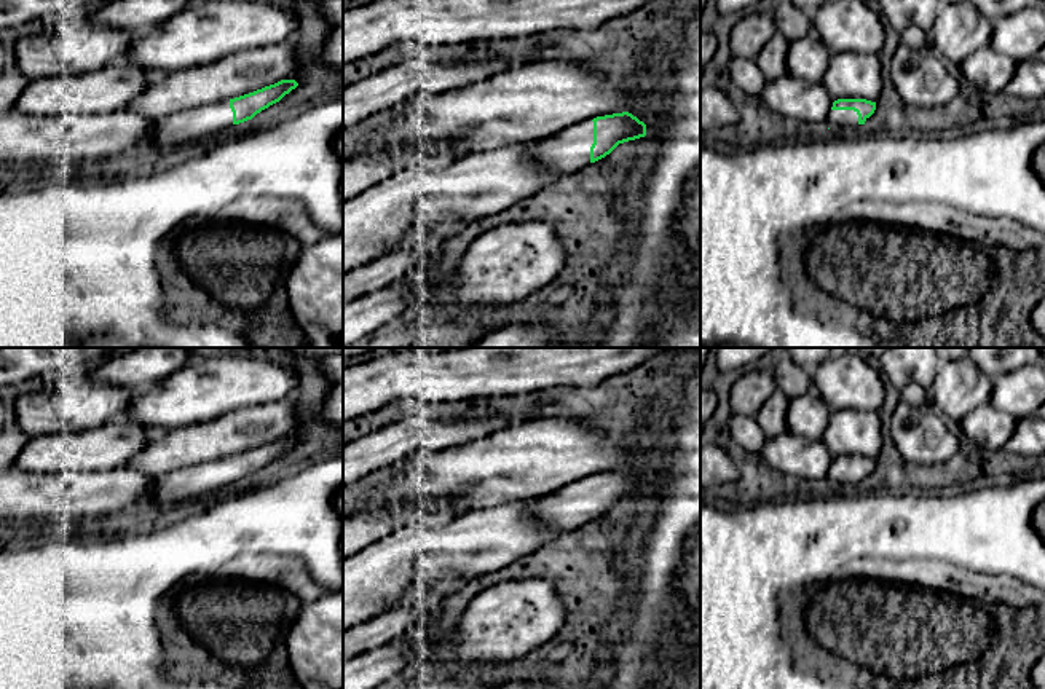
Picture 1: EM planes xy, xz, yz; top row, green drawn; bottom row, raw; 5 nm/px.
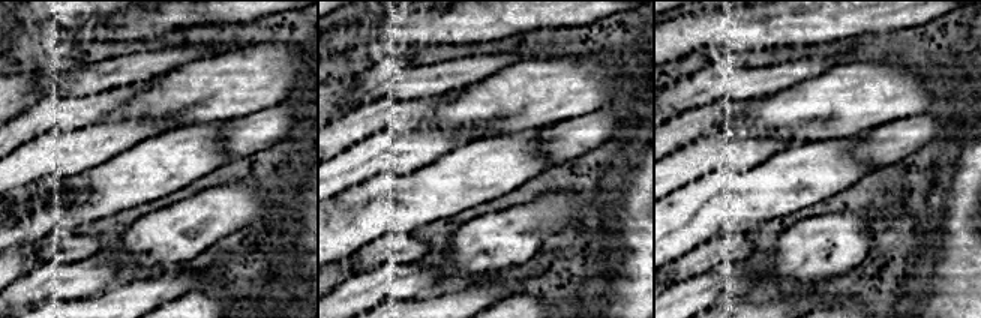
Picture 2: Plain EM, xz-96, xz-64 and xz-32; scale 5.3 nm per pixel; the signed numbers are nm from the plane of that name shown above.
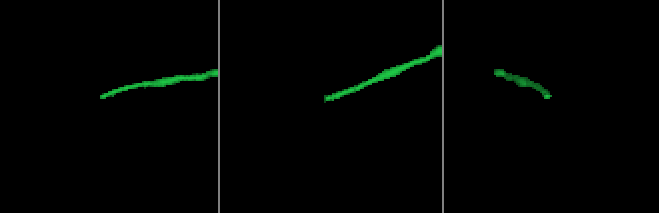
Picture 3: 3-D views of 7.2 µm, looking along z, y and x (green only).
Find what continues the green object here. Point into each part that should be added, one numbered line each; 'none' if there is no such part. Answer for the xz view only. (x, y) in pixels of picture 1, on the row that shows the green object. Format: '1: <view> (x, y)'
1: xz (568, 150)

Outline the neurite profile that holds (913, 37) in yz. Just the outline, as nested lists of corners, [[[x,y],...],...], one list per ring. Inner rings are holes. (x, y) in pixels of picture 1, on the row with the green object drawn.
[[[908,27],[900,33],[901,43],[914,49],[924,49],[927,46],[927,37],[929,33],[919,27]]]

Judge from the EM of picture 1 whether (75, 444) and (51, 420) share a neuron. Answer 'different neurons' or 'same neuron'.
different neurons

